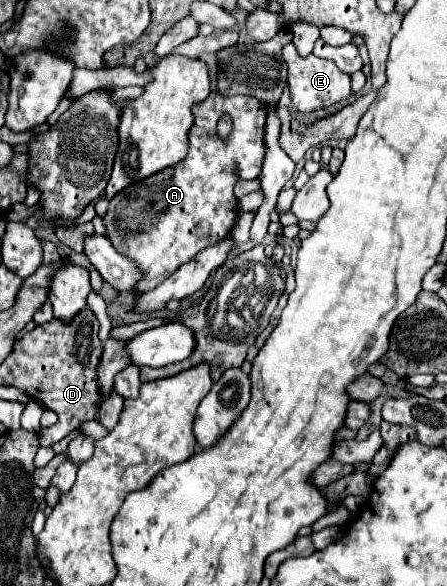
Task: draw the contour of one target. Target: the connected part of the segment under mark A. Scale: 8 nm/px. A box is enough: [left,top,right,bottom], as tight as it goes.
[103,91,267,291]

